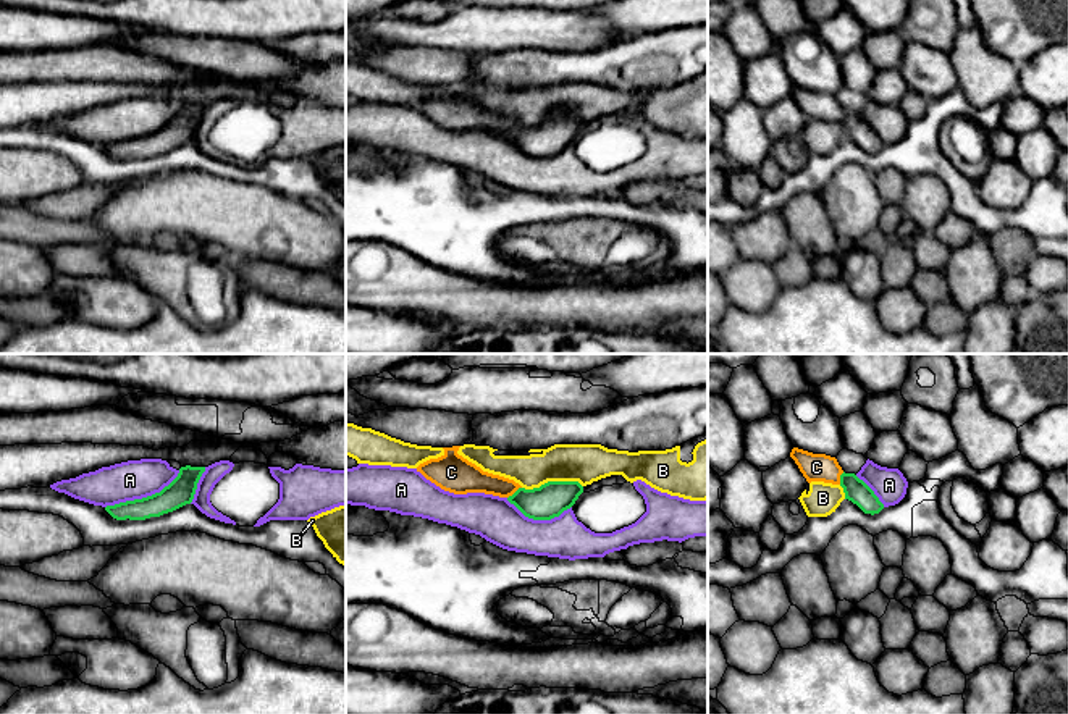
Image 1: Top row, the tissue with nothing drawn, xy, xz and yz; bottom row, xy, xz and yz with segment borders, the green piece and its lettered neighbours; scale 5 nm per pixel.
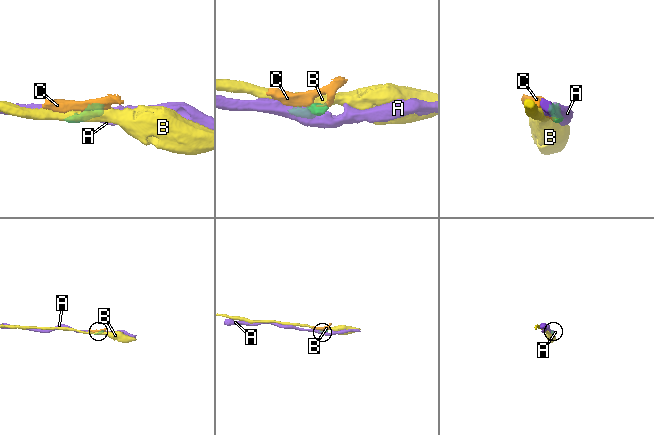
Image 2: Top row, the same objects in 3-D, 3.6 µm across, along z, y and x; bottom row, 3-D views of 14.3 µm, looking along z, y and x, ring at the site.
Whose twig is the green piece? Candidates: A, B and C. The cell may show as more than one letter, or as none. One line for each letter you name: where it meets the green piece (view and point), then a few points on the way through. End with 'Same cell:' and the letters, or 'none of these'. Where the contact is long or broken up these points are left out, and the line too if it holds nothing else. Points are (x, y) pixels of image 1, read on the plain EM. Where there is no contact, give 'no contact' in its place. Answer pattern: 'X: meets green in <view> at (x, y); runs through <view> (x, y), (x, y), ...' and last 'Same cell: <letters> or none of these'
C: meets green in xz at (516, 130)
Same cell: C

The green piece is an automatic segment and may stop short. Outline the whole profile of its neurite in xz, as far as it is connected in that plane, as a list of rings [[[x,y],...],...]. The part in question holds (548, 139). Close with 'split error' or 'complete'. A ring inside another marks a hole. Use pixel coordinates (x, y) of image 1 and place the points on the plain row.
[[[460,84],[443,86],[444,92],[417,105],[427,118],[454,132],[485,131],[506,136],[525,155],[551,158],[570,147],[583,124],[578,120],[548,120],[525,128],[514,118],[483,110],[457,92]]]; split error

